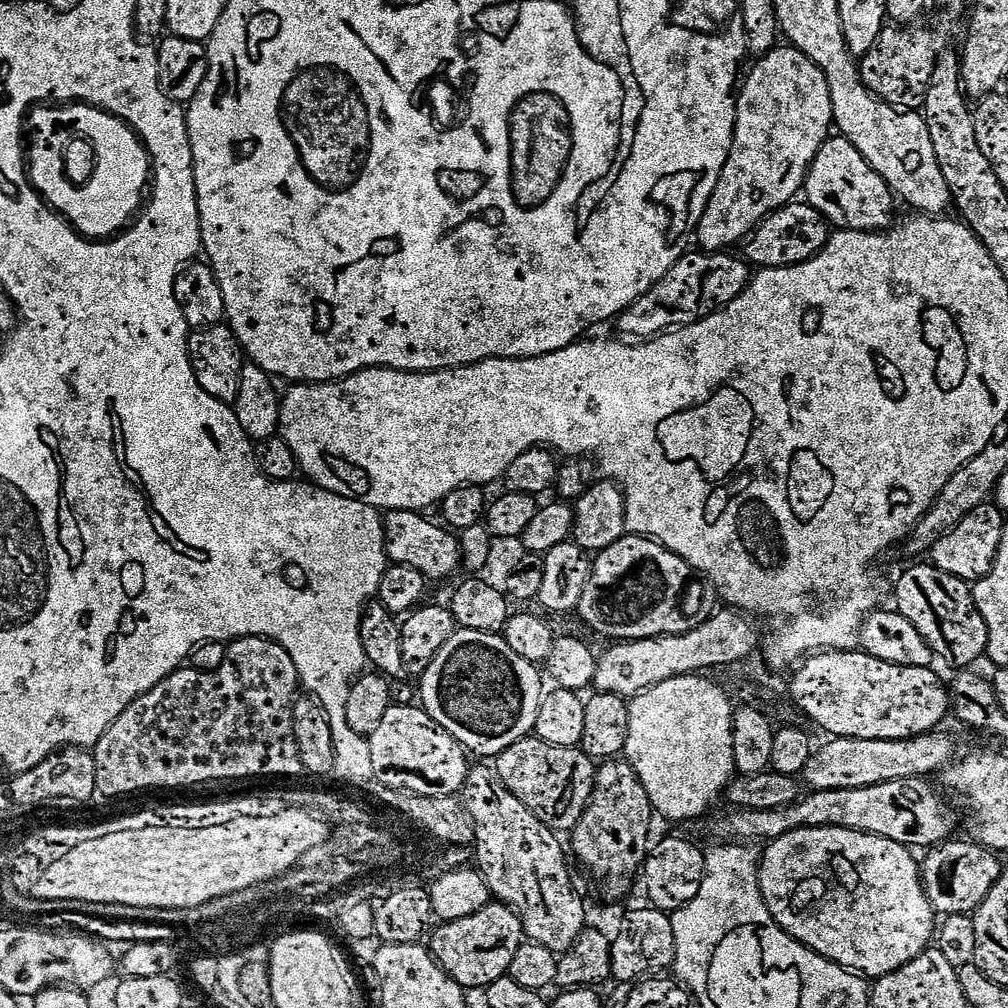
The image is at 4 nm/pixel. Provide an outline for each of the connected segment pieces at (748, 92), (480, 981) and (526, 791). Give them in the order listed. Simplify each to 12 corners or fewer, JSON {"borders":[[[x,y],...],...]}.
{"borders":[[[791,46],[736,96],[726,166],[694,229],[739,245],[793,203],[833,127]],[[489,902],[431,933],[434,959],[465,990],[508,975],[520,915]],[[534,734],[495,757],[500,781],[548,828],[562,820],[584,751]]]}

